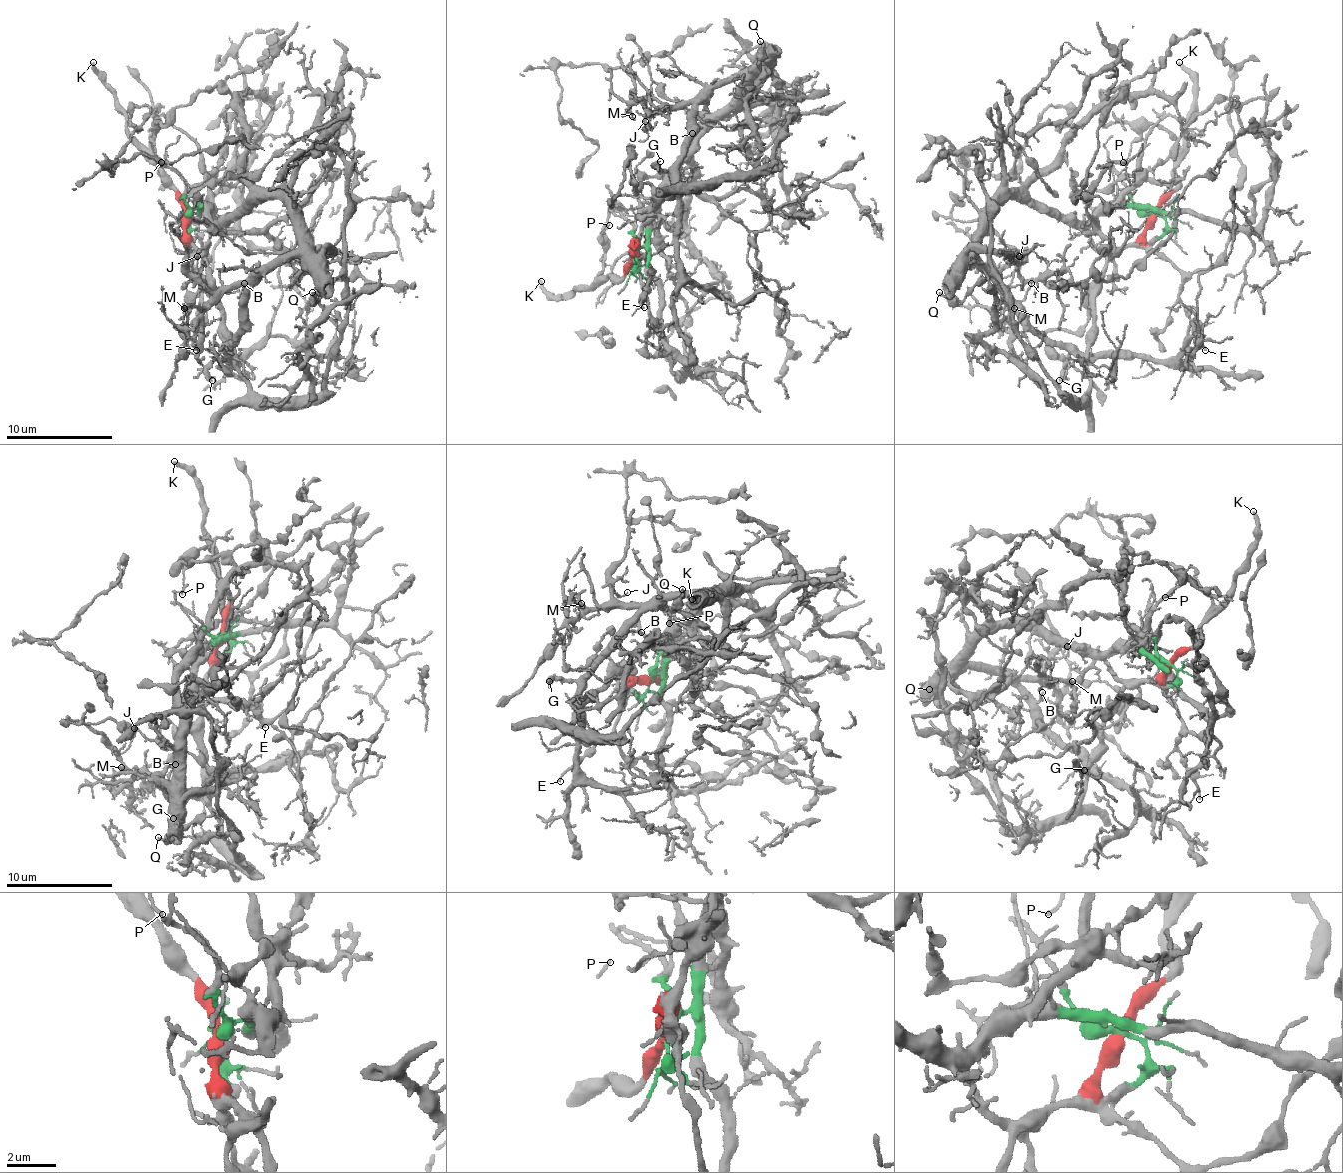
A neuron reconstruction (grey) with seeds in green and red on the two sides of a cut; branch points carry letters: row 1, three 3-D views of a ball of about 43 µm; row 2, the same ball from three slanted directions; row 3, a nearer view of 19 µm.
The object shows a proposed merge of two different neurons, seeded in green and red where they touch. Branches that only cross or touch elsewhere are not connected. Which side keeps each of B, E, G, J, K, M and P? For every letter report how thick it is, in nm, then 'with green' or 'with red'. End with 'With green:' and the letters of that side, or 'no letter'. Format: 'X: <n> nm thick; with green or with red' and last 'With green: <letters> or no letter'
B: 130 nm thick; with green
E: 140 nm thick; with red
G: 360 nm thick; with green
J: 90 nm thick; with green
K: 280 nm thick; with red
M: 170 nm thick; with green
P: 100 nm thick; with red
With green: B, G, J, M

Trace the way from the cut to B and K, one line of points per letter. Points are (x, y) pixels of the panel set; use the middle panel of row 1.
B: (636, 256), (644, 243), (644, 211), (666, 171), (743, 91), (746, 75), (716, 86), (690, 118), (692, 134)
K: (636, 256), (620, 277), (599, 277), (591, 285), (578, 285), (564, 296), (554, 296), (540, 280)

